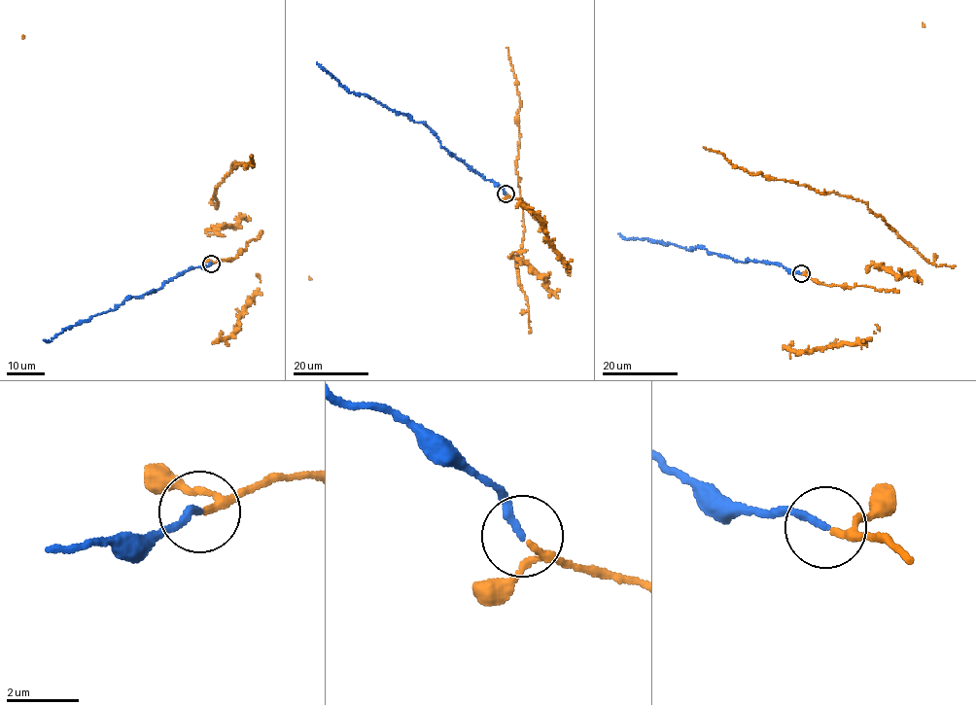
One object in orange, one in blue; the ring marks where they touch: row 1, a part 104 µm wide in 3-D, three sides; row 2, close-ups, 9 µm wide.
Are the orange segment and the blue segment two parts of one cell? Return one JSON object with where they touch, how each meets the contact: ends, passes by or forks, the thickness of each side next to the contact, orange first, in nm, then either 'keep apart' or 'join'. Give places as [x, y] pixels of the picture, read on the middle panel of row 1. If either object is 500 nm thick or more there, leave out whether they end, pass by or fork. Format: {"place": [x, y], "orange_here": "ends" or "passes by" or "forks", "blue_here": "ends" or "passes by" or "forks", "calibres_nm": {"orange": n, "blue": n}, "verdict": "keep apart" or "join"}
{"place": [505, 193], "orange_here": "passes by", "blue_here": "ends", "calibres_nm": {"orange": 160, "blue": 200}, "verdict": "join"}

